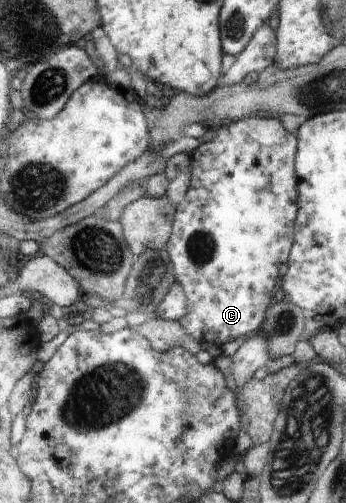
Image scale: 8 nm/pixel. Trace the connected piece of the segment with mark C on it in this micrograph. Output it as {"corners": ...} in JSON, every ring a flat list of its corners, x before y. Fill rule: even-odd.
{"corners":[[252,115,241,120,225,121,215,128,215,138,210,141,200,142,199,146,190,153,190,165,188,167,191,178,190,187,184,201,175,208,174,229,168,245,168,255,174,267,175,281,182,285,187,297,187,314,181,319,181,326,188,335,200,343,214,343,218,347,238,339,260,333,268,309,276,305,276,289,282,286,282,278,285,276,288,256,294,245,295,225,299,213,298,174,296,171,296,137,282,125,278,119,272,119,272,115]]}

